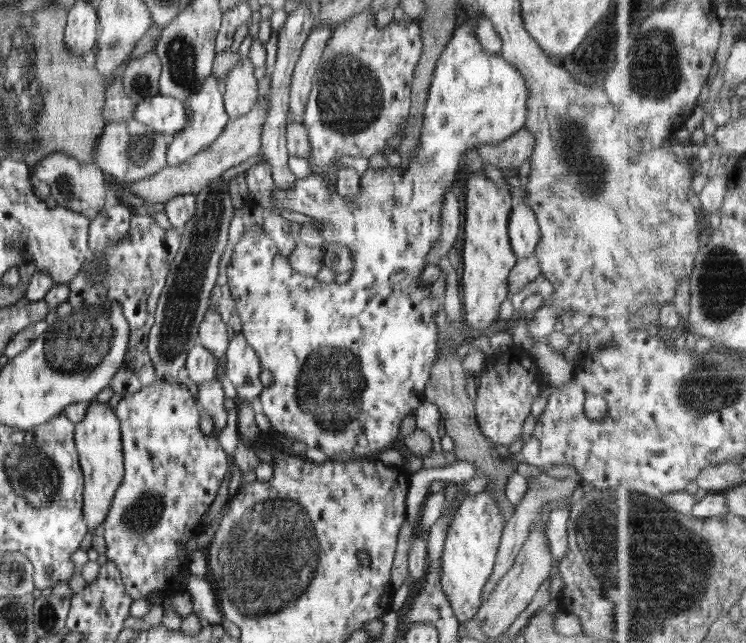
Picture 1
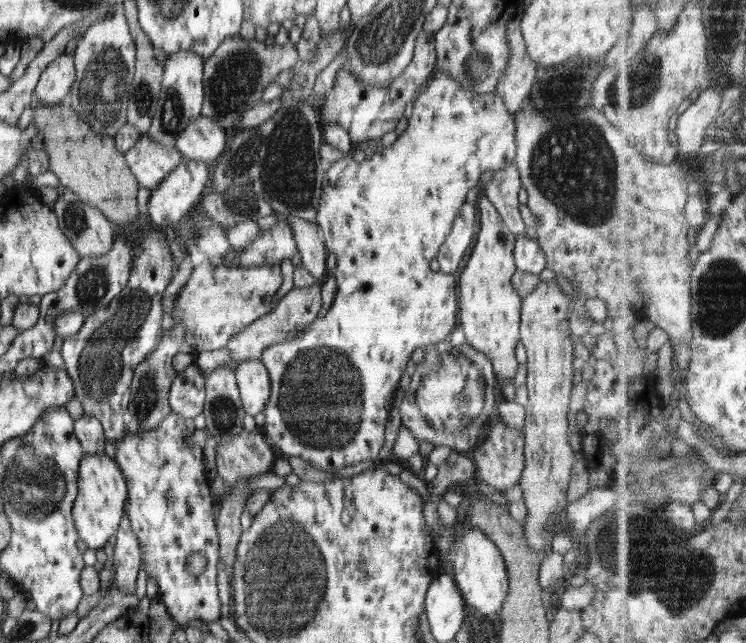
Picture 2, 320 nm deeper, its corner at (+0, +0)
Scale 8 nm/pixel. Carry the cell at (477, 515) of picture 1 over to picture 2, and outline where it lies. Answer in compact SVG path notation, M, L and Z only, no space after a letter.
M475 525L471 526L472 528L457 541L448 554L440 553L440 572L441 574L447 573L446 562L450 562L452 564L453 579L457 584L457 588L460 589L465 604L476 608L484 616L490 616L495 612L498 613L506 600L509 591L507 568L504 557L494 541Z

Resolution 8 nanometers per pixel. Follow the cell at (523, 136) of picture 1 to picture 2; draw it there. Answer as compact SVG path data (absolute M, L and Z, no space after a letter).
M509 164L494 172L490 182L484 184L486 187L486 199L496 207L502 223L508 227L510 233L515 237L525 236L526 228L520 214L519 191L521 179L518 168Z

